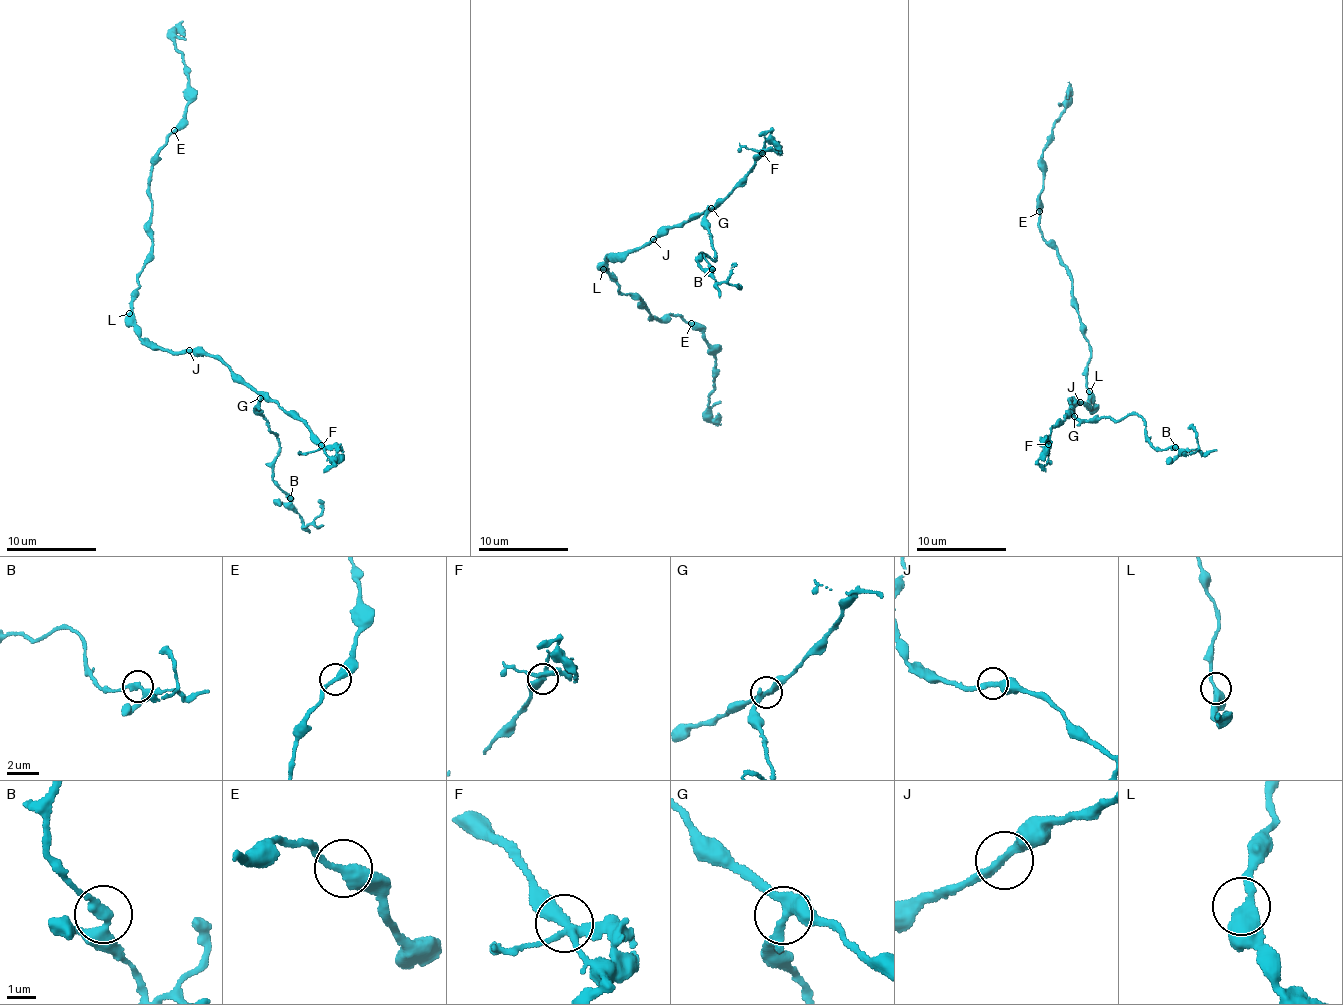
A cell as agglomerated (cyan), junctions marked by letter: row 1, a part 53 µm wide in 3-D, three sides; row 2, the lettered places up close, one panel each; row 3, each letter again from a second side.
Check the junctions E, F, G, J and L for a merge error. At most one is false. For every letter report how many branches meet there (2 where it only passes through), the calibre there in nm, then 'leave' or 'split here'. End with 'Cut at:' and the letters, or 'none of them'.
E: branches 2; calibre 360 nm; leave
F: branches 4; calibre 300 nm; leave
G: branches 4; calibre 320 nm; split here
J: branches 2; calibre 280 nm; leave
L: branches 2; calibre 380 nm; leave
Cut at: G

